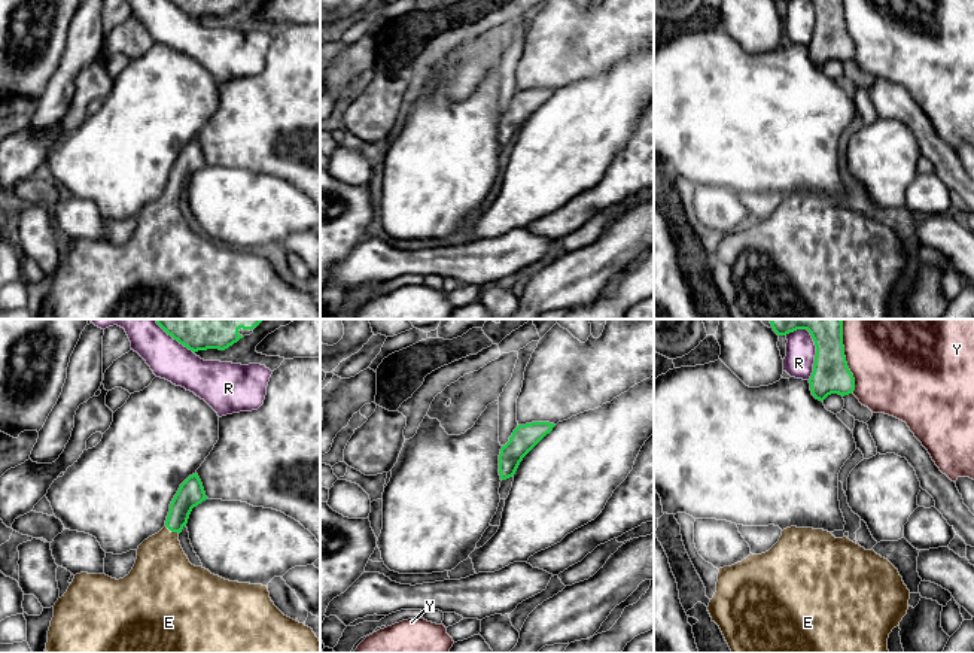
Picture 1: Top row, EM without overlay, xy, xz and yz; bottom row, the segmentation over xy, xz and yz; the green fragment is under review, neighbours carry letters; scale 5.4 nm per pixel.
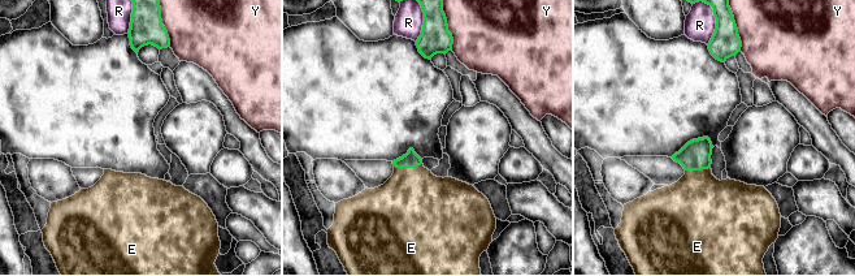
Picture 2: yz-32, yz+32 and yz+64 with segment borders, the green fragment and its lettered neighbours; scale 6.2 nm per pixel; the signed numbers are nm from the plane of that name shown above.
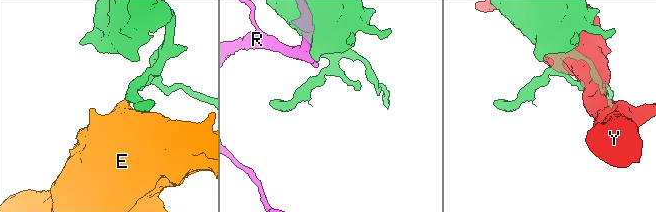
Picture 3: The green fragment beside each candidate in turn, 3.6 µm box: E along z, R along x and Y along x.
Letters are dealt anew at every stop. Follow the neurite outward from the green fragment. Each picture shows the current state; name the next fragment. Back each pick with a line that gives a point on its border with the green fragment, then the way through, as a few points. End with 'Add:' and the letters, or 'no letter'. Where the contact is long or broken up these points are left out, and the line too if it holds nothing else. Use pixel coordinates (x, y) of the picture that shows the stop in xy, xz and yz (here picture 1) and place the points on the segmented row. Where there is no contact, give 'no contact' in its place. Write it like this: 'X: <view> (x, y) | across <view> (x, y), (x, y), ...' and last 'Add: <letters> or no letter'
E: xy (173, 531)
Add: E

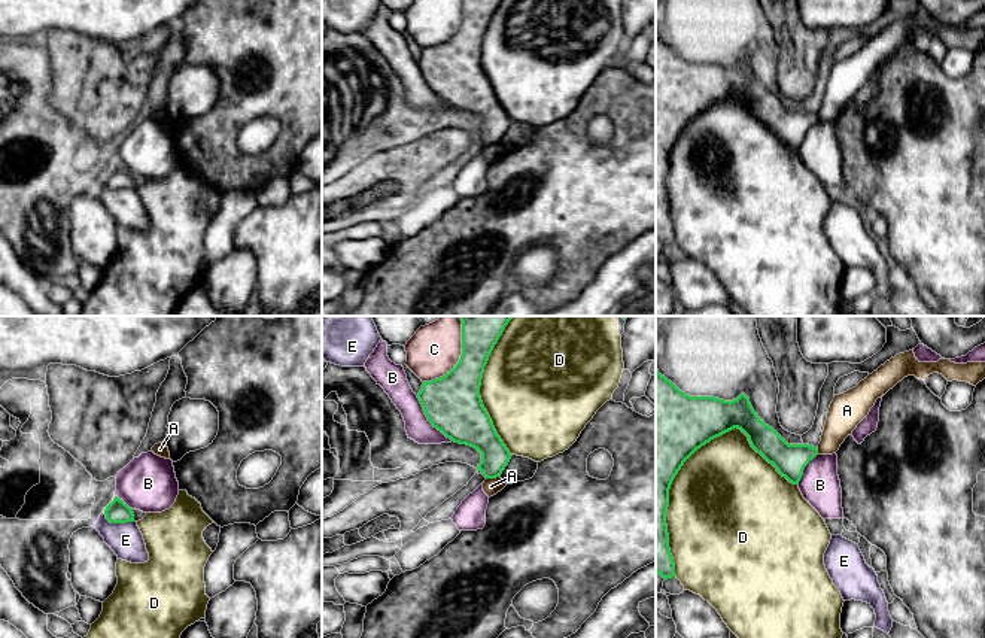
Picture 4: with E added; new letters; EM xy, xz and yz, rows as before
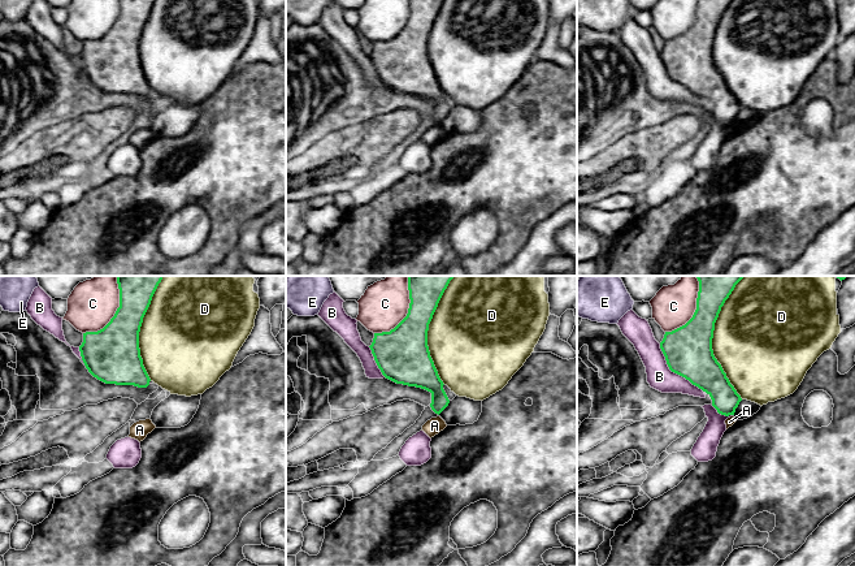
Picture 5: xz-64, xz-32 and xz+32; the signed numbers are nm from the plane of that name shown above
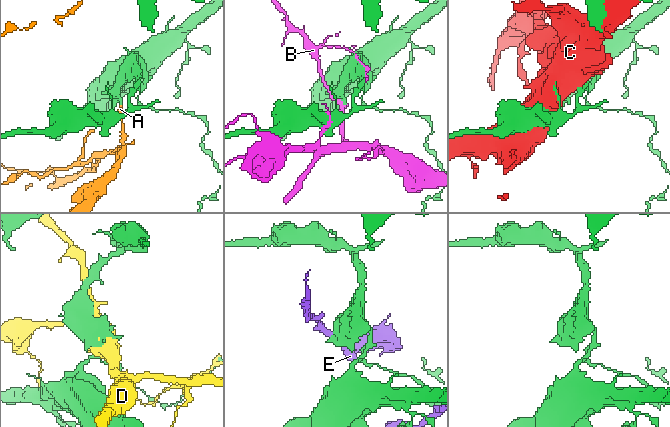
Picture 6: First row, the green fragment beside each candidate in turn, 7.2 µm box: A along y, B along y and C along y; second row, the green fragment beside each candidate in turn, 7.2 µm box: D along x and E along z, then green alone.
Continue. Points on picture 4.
Add: no letter

